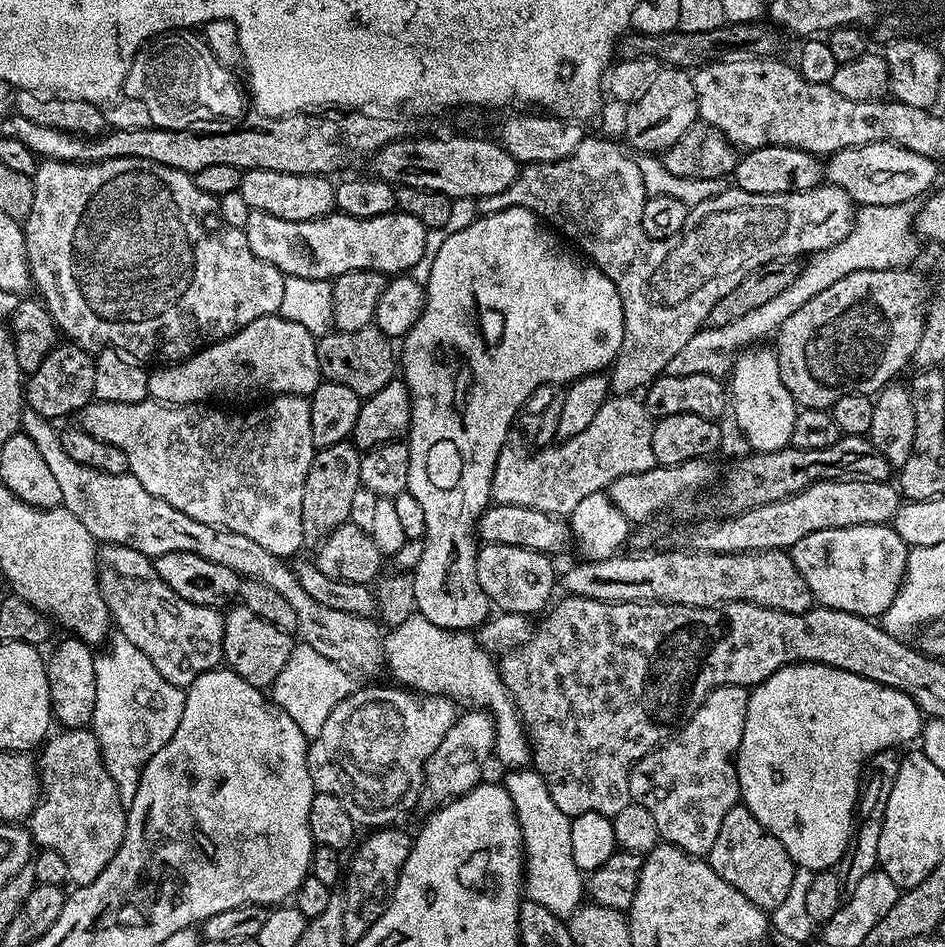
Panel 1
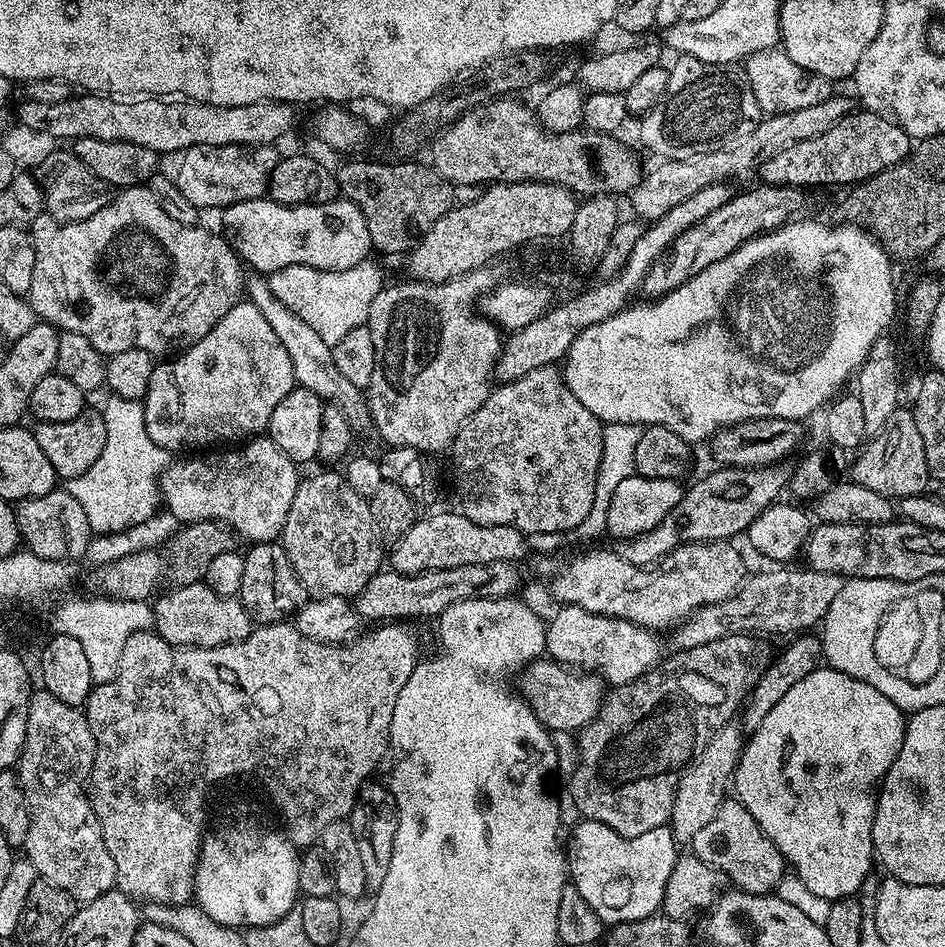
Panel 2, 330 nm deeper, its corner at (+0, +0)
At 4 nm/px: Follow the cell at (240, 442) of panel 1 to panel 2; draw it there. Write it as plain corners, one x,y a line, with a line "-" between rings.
252,438
240,447
189,456
192,456
189,460
169,463
160,477
163,507
177,521
220,520
232,525
241,541
252,544
275,541
283,533
286,514
290,514
290,502
294,502
301,477
296,476
297,465
272,440

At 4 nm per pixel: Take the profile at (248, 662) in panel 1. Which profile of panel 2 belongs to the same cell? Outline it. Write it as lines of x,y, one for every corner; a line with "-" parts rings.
201,582
182,586
181,588
169,587
168,593
157,595
152,604
152,623
156,635
166,642
179,644
181,648
213,648
223,644
233,644
252,633
254,621
242,606
242,602
235,596
219,596
210,590
208,585

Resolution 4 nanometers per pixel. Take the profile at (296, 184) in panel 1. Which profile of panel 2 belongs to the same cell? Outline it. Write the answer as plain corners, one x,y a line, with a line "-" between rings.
241,144
214,146
213,148
210,146
194,146
187,148
179,157
180,165
176,168
174,179
178,190
182,190
182,194
186,194
186,198
190,198
190,202
194,202
197,210
204,210
204,208
223,210
238,202
259,200
267,193
268,183
274,174
274,166
278,166
278,162
282,158
281,153
276,153
276,150
271,144
260,144
256,148
242,146

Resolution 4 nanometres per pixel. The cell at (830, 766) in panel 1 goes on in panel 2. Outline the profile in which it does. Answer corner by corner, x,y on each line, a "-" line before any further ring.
821,666
810,674
806,674
806,678
802,678
802,682
790,686
788,693
782,697
782,702
778,702
778,706
774,706
774,710
770,710
770,714
766,714
766,722
762,722
762,726
758,726
758,730
747,737
740,760
736,764
735,799
739,800
742,806
746,806
746,810
750,810
754,822
758,822
758,826
762,826
766,838
770,838
770,842
774,842
774,846
778,846
778,850
784,855
784,859
790,865
794,875
800,878
806,884
807,889
816,894
818,898
833,901
847,896
856,896
863,880
873,871
872,827
876,813
876,798
884,775
890,770
894,758
898,758
898,750
902,750
905,723
905,713
901,712
898,706
894,706
894,702
890,702
890,698
886,698
886,694
874,690
874,686
866,686
866,682
860,682
858,678
850,678
850,674
842,674
833,668

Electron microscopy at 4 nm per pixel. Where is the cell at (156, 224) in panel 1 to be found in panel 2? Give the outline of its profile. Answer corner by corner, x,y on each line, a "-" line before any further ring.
146,186
117,191
109,199
108,204
102,206
102,210
98,210
98,214
73,224
66,224
55,220
50,215
41,214
30,225
34,242
34,282
30,282
26,299
43,323
53,324
57,330
82,334
82,338
87,338
90,346
94,346
94,350
98,350
105,358
118,354
122,350
135,348
146,350
153,358
164,358
172,353
182,354
188,348
193,348
202,338
206,338
206,334
214,330
217,322
246,296
246,268
240,257
236,255
236,251
223,235
215,236
214,233
200,227
196,224
174,222
174,218
170,218
170,214
162,210
158,198
154,198
154,194

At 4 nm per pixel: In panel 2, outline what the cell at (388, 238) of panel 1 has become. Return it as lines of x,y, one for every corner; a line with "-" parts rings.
271,198
247,200
223,209
222,216
222,232
228,243
249,269
260,274
271,274
286,266
314,266
337,272
361,264
373,251
362,210
343,198
325,204
280,204

